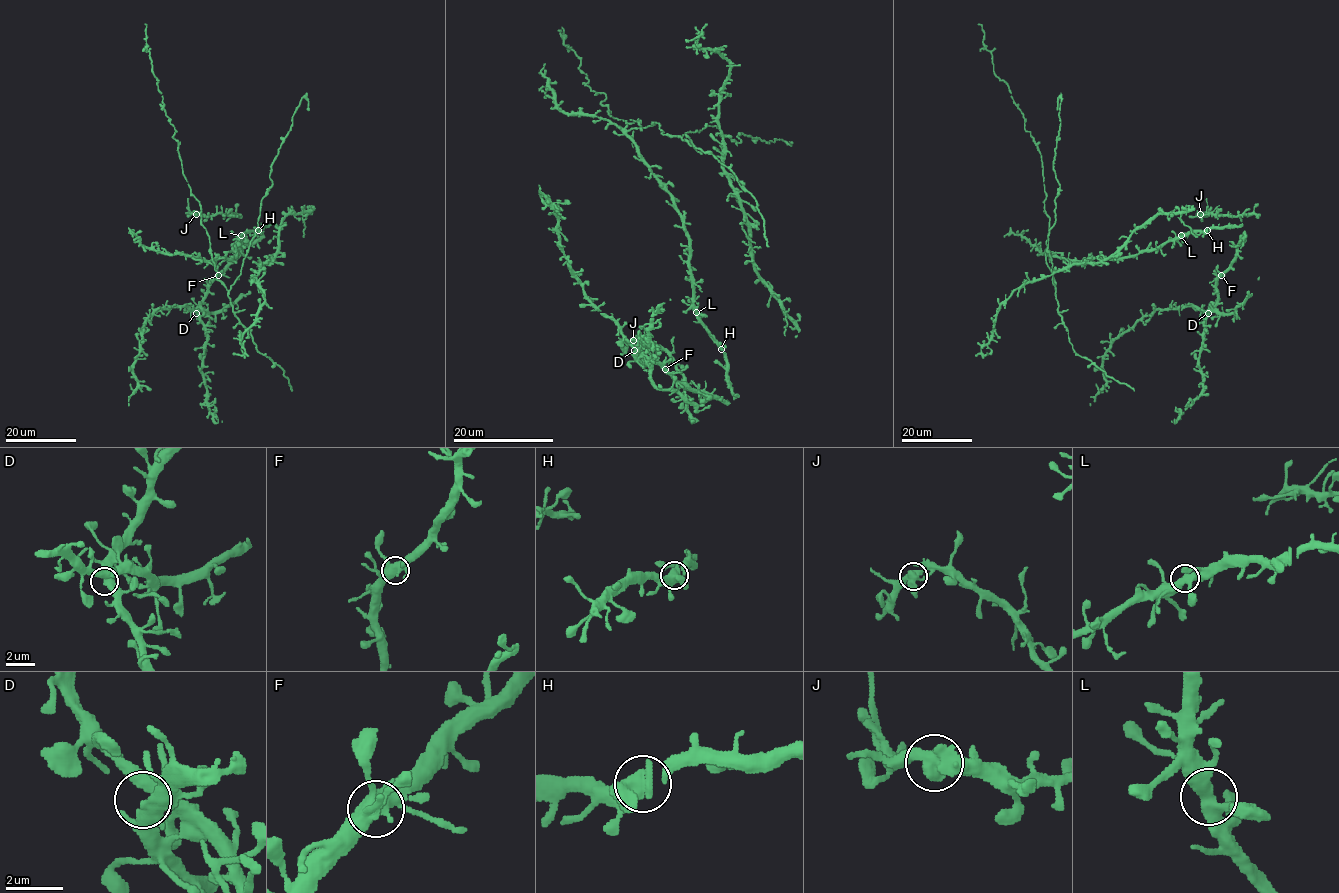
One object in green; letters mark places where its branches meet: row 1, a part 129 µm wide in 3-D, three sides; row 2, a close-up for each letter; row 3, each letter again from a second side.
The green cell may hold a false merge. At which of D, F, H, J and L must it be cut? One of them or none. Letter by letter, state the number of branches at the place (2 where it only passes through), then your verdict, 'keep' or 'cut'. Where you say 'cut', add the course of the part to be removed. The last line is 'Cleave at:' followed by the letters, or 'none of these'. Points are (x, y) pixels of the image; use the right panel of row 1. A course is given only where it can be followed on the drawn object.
D: 3 branches meet; keep
F: 3 branches meet; keep
H: 3 branches meet; keep
J: 3 branches meet; keep
L: 3 branches meet; keep
Cleave at: none of these

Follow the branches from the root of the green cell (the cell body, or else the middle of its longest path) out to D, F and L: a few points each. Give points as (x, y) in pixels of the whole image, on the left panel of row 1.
D: (237, 248), (238, 240), (244, 234), (267, 227), (209, 285), (196, 313)
F: (237, 248), (238, 240), (244, 234), (267, 227), (262, 235), (247, 244), (218, 275)
L: (237, 248), (240, 235)

